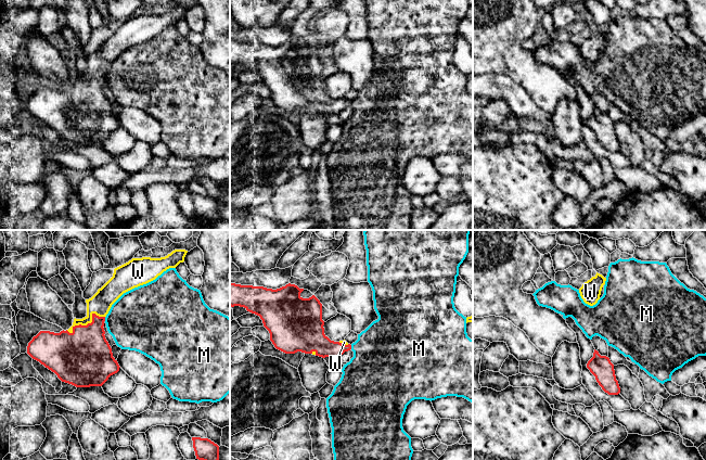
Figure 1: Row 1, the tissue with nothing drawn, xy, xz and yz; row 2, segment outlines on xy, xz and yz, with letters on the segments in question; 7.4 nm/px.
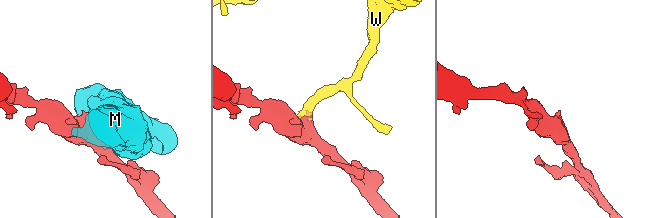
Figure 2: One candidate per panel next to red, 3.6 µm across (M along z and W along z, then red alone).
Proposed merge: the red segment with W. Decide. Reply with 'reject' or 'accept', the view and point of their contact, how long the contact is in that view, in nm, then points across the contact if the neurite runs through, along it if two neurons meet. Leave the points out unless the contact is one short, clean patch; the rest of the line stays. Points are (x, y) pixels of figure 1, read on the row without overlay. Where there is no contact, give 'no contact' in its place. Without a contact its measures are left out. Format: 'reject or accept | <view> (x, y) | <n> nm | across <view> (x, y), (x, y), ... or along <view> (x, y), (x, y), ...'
accept | xy (88, 80) | 300 nm | across xy (85, 114), (88, 80), (100, 61)

